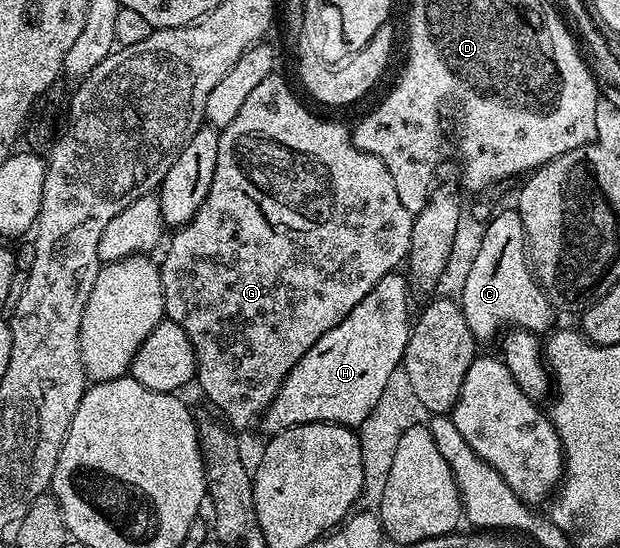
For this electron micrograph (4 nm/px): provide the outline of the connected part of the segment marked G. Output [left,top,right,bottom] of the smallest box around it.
[159,75,414,430]

